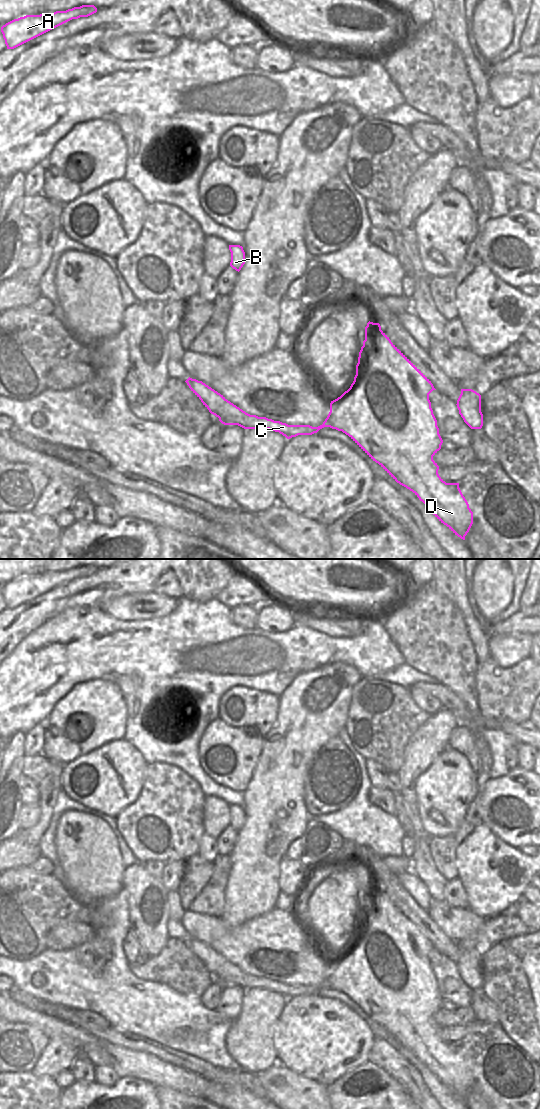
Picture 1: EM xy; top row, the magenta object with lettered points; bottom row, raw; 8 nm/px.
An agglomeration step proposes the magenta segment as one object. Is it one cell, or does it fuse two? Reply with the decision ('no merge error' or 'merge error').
no merge error

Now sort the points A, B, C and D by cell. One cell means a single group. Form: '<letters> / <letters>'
A B C D

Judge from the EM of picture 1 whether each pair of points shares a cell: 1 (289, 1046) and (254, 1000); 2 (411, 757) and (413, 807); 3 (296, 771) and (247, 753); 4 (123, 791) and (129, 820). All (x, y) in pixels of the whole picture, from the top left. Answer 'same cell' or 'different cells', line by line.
1: different cells
2: same cell
3: different cells
4: different cells

